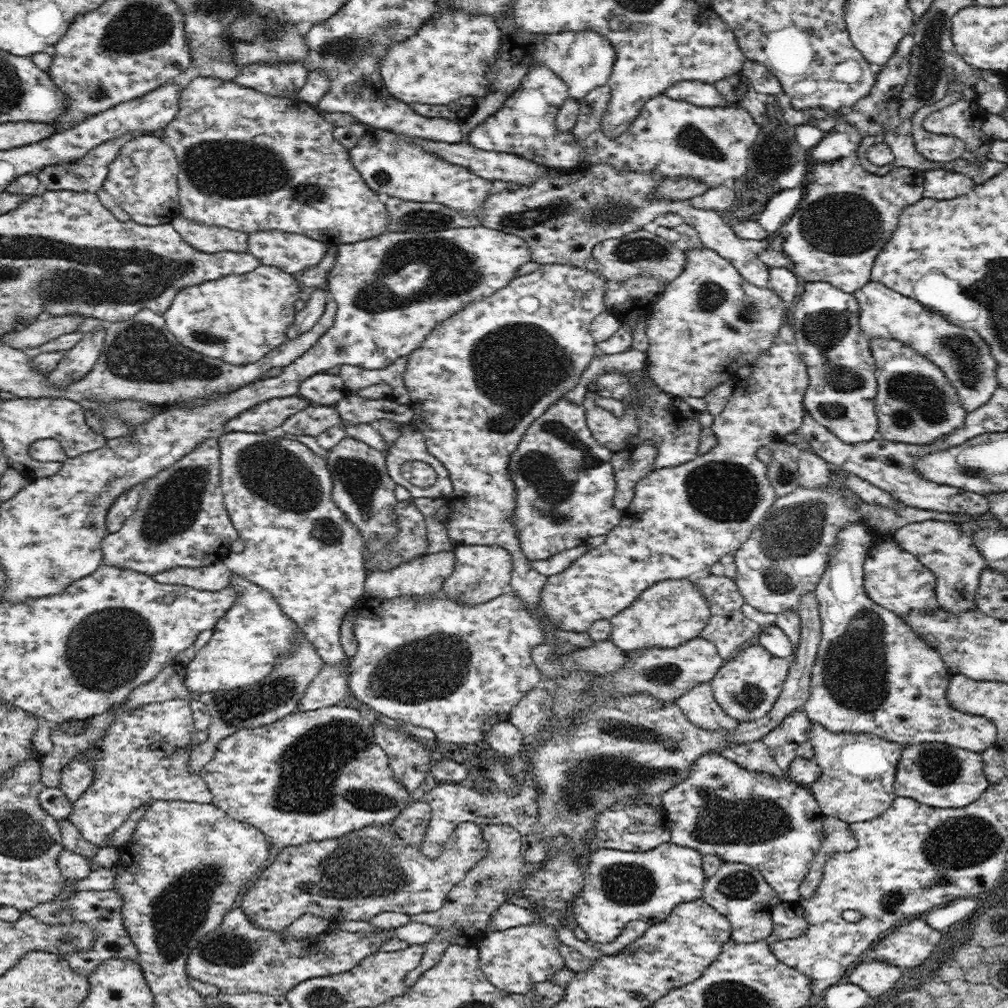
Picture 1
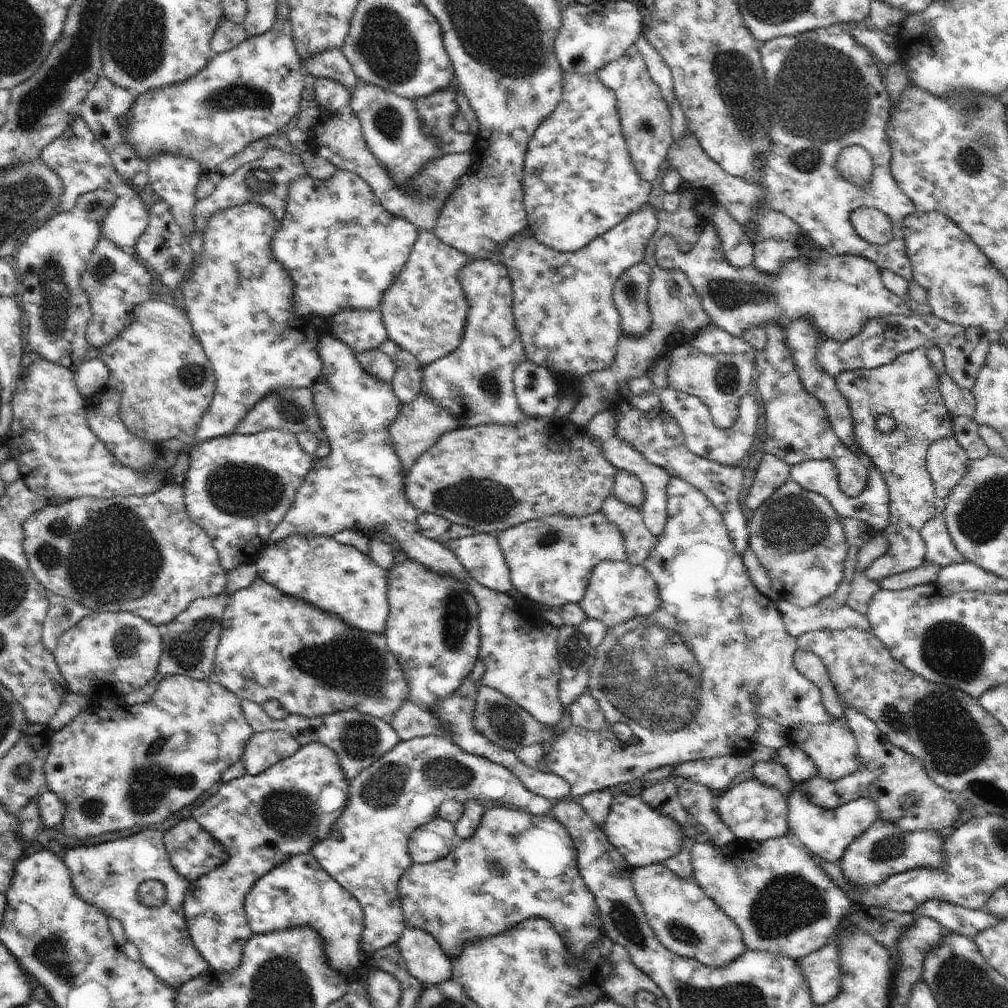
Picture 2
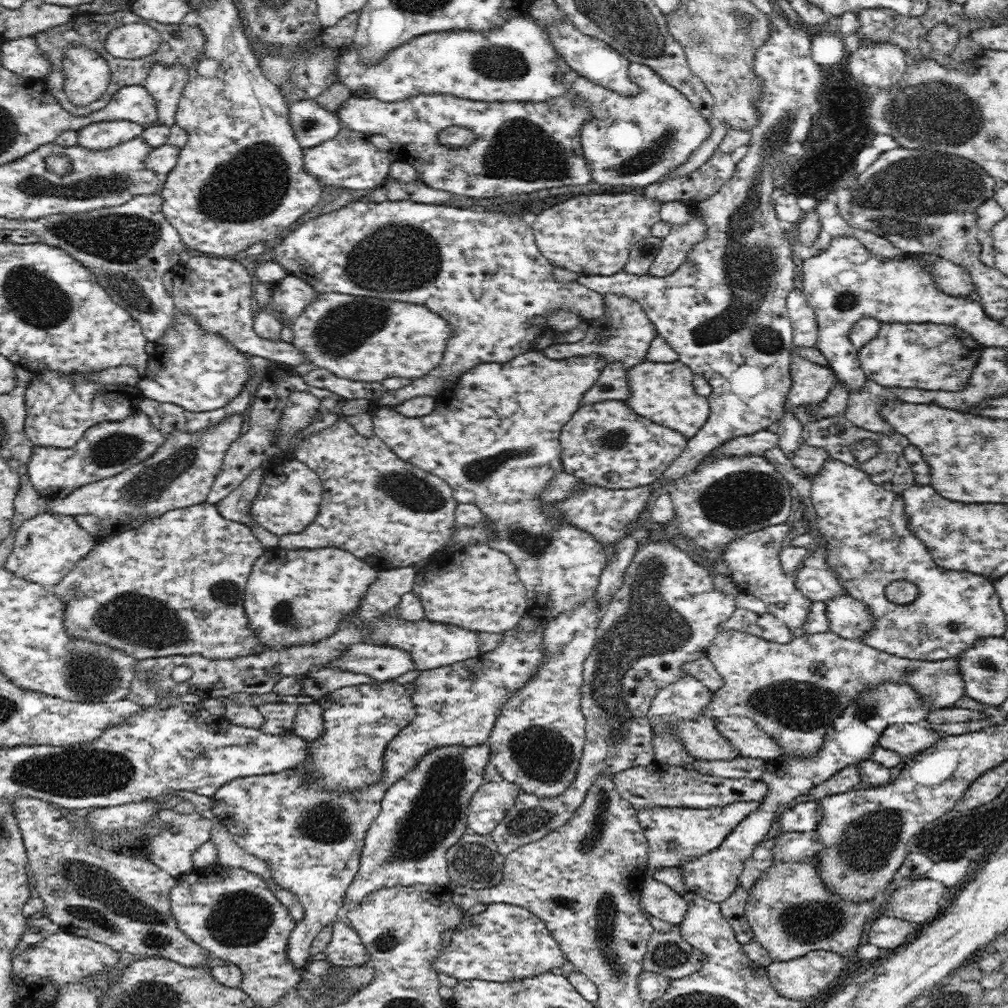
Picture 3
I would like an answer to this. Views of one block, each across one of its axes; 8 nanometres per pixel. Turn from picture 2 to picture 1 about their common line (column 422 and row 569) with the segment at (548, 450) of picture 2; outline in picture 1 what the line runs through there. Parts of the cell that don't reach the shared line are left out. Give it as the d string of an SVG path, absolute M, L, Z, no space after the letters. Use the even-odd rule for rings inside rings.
M458 544L453 552L456 554L453 574L444 582L442 589L448 598L457 603L474 605L490 602L508 592L514 560L506 548L498 545Z

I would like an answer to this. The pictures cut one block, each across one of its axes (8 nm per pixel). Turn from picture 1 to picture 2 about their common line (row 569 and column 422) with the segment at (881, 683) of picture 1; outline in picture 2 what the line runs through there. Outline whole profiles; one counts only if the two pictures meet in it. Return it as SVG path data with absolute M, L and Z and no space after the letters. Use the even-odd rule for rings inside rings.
M436 816L410 835L408 854L413 864L436 862L452 852L459 841L456 826Z

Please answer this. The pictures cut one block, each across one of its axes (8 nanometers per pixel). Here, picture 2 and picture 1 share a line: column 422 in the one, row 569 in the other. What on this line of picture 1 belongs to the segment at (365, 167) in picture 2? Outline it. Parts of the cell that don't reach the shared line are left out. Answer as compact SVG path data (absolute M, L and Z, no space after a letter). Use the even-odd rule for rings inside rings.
M222 562L210 566L190 568L174 567L154 575L158 583L185 585L202 591L220 591L231 584L232 571Z

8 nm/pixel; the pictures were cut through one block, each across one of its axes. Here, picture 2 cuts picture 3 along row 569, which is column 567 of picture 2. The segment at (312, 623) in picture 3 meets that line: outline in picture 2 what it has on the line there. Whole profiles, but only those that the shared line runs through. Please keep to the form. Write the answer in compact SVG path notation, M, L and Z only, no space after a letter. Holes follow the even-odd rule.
M648 202L612 230L598 236L576 252L560 252L538 242L528 226L508 240L499 256L506 266L508 278L512 280L514 320L526 361L532 361L558 374L577 377L610 368L616 358L617 342L620 338L620 314L614 306L614 284L623 272L644 261L648 239L652 238L657 227L657 213Z

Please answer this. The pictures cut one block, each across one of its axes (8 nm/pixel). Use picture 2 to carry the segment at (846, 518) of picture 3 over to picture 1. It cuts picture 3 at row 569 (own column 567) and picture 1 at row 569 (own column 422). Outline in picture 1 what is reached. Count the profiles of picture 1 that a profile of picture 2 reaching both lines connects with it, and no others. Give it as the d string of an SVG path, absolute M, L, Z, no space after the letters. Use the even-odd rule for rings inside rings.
M886 538L870 549L863 566L864 589L870 600L894 611L899 617L908 612L934 612L939 608L936 597L936 576L910 552L905 552L894 538Z

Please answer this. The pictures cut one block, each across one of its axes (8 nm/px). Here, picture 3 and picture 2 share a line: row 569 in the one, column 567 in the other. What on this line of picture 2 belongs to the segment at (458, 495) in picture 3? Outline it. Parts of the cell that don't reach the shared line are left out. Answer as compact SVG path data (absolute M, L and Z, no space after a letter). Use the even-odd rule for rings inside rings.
M603 511L596 512L592 516L584 516L584 518L555 514L532 519L502 531L497 537L510 569L513 586L523 594L524 599L530 599L550 609L559 610L567 604L579 603L584 596L584 590L588 586L588 578L594 566L598 566L600 562L604 560L626 561L624 536L620 528L616 528L616 524L612 524Z

